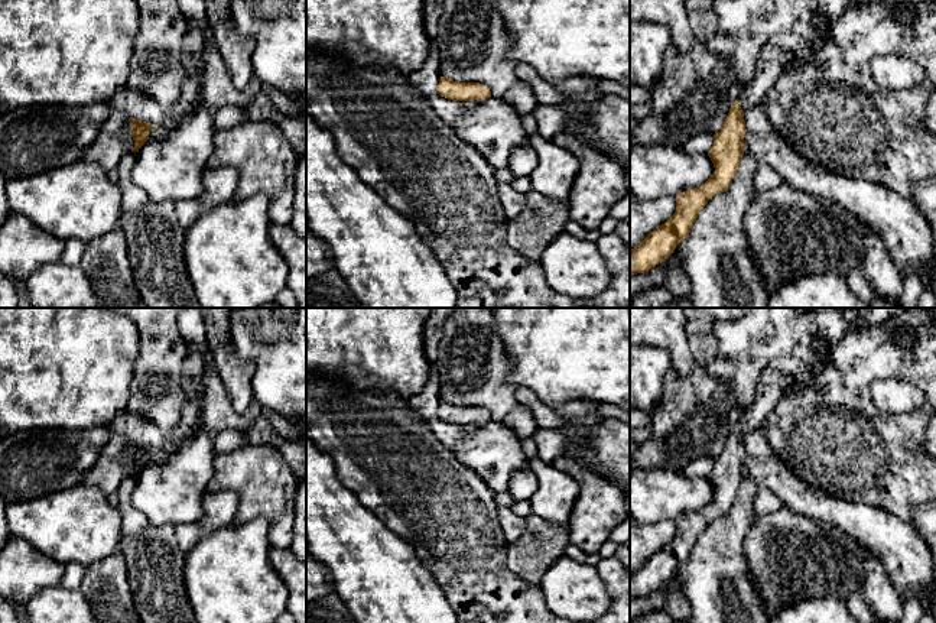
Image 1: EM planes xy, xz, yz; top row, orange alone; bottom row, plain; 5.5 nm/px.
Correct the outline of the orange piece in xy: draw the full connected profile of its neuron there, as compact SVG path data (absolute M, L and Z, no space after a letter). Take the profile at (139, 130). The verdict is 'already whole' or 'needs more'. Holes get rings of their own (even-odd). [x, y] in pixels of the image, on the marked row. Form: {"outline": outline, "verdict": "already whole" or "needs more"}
{"outline": "M127 85L116 91L111 106L124 110L133 117L130 120L130 134L134 140L131 152L139 152L149 139L149 129L159 126L165 119L162 107L150 95Z", "verdict": "needs more"}

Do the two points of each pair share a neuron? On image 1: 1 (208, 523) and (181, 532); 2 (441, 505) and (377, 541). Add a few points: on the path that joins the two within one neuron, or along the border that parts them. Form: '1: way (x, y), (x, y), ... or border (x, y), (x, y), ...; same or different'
1: way (201, 528), (195, 532), (188, 532); same
2: border (367, 509), (390, 531), (405, 539), (416, 555); different

